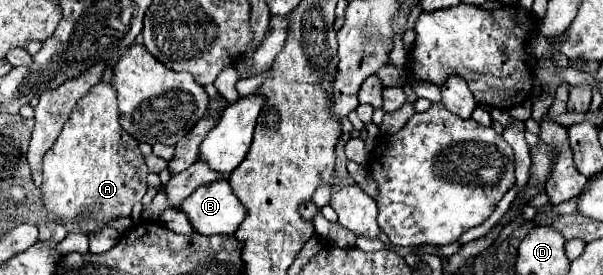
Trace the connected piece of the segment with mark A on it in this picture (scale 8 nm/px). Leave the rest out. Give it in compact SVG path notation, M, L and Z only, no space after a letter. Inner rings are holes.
M101 82L93 86L73 108L69 120L65 122L61 134L57 136L53 148L43 158L43 204L45 208L55 214L59 220L79 218L85 208L93 214L89 220L83 220L83 228L87 232L97 232L103 228L107 220L115 220L119 216L129 216L131 208L141 202L147 192L147 178L149 170L143 160L143 154L137 146L137 140L131 138L119 124L119 110L117 110L117 92L109 82Z

